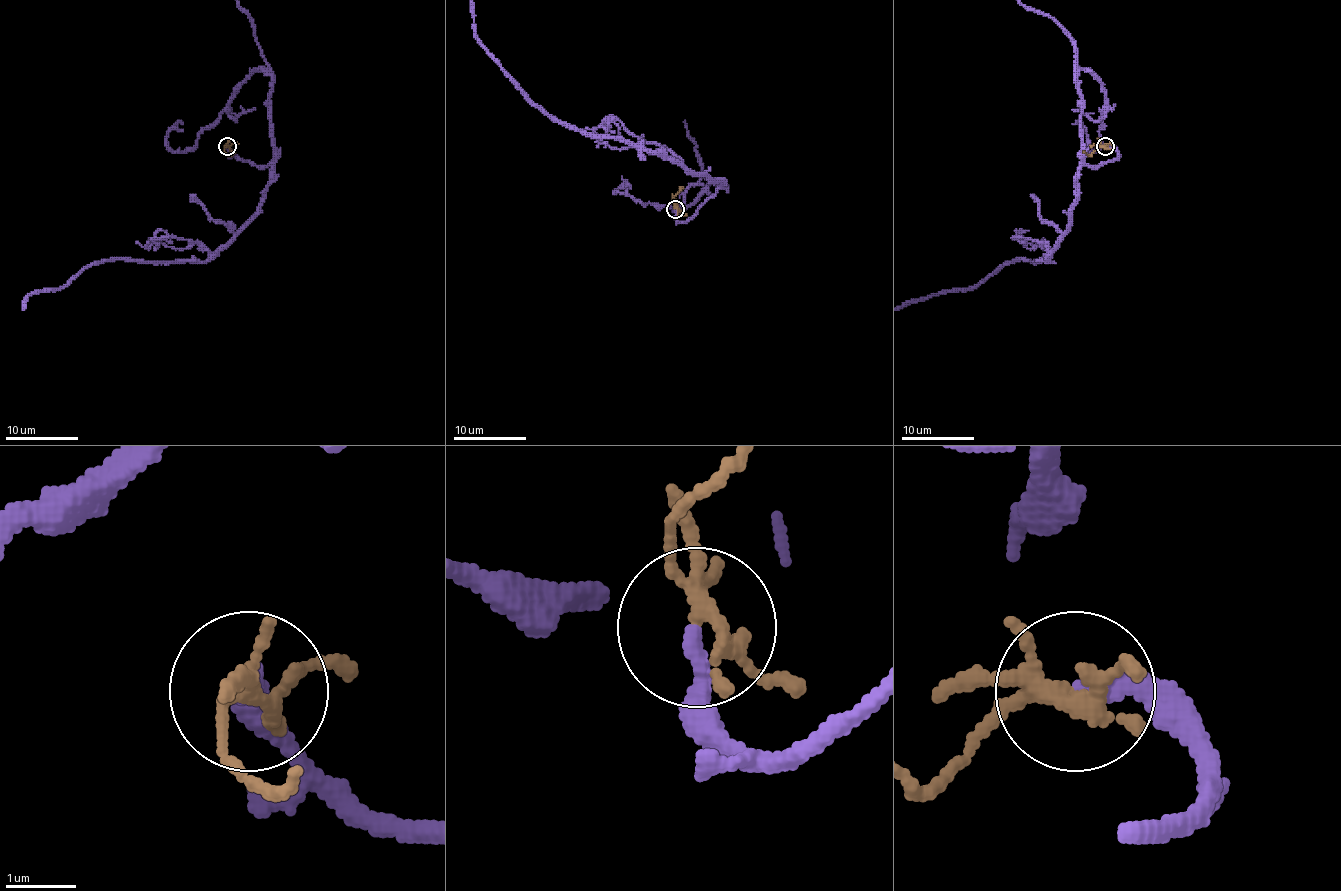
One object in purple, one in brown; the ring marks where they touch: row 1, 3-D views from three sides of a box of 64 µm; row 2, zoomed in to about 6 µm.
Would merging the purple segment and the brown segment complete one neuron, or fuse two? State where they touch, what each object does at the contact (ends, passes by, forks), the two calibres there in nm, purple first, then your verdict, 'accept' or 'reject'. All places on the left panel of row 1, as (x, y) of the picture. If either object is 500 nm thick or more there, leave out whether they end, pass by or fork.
place (227, 146); purple ends; brown forks; calibres 280 and 200 nm; accept

